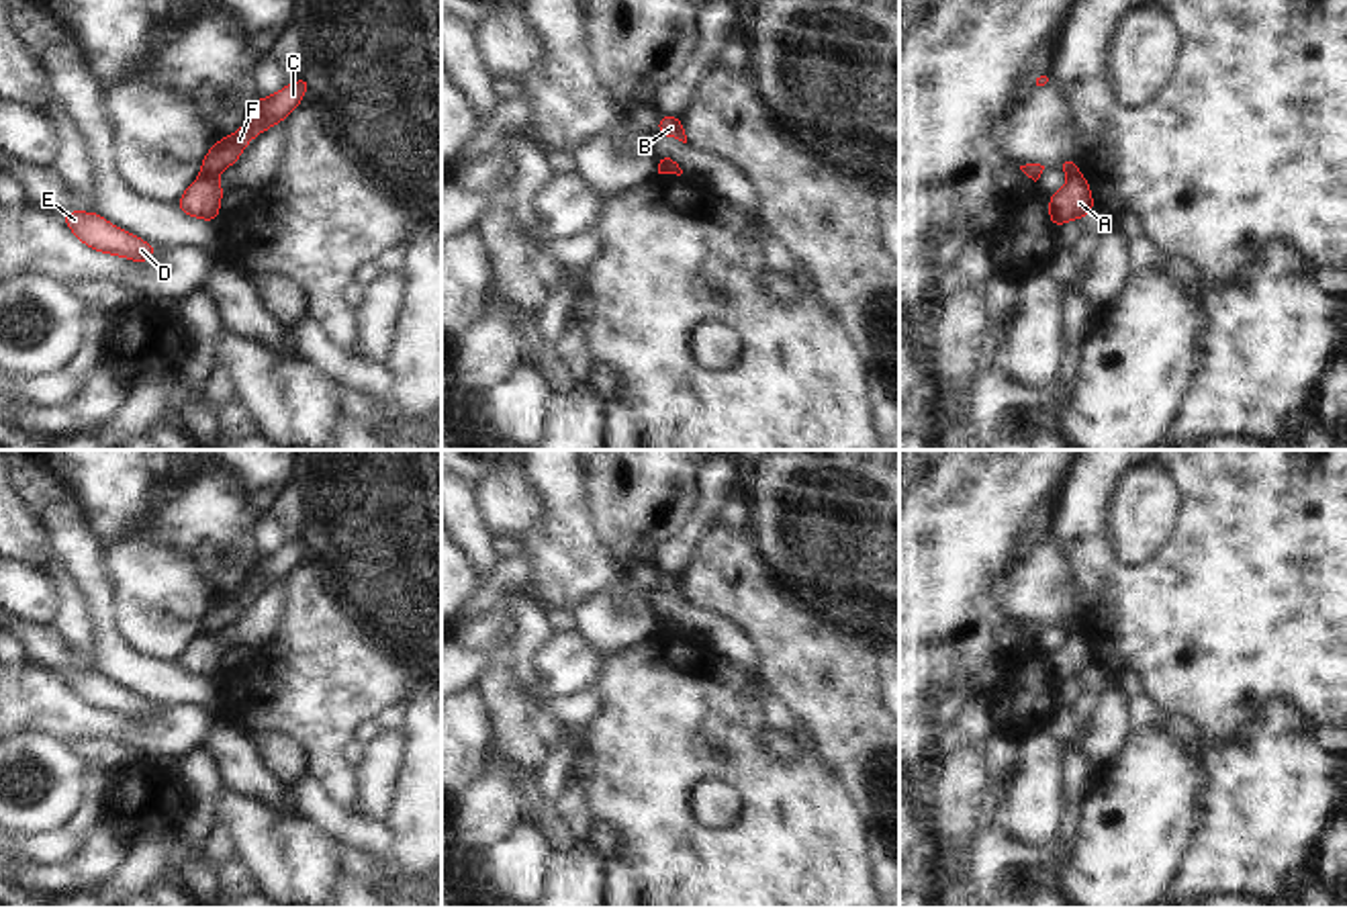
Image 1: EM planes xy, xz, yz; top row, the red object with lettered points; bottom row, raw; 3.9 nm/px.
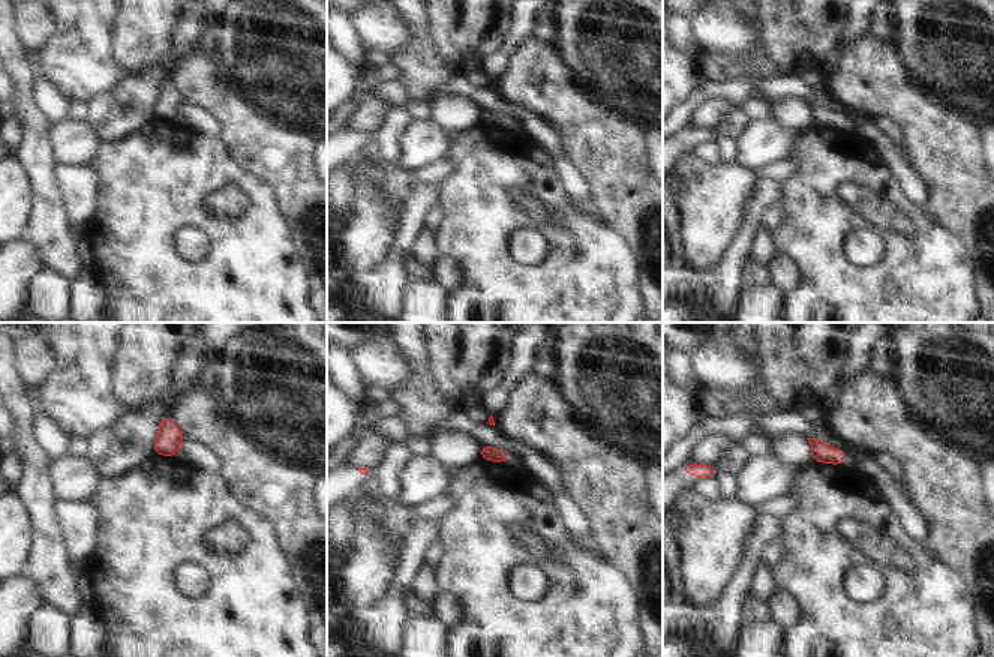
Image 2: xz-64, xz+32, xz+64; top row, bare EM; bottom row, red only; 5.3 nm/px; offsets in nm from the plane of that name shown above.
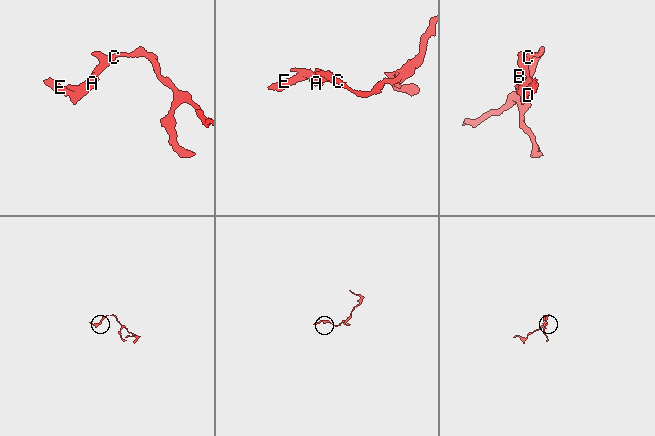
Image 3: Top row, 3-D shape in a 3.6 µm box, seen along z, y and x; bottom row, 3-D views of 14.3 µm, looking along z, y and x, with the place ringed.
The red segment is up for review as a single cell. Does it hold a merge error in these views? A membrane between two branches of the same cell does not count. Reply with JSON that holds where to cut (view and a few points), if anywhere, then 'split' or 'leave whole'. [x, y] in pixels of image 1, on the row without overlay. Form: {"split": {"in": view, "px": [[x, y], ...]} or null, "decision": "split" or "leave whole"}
{"split": {"in": "xy", "px": [[201, 628], [213, 634]]}, "decision": "split"}

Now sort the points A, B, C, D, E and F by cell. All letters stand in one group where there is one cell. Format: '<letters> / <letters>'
A D E / B C F

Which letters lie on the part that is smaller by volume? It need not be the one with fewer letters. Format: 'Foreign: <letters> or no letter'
Foreign: A, D, E

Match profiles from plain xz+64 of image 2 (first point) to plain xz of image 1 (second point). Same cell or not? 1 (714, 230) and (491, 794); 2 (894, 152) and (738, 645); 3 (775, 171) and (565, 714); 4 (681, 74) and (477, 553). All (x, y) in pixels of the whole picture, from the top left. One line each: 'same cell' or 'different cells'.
1: same cell
2: same cell
3: same cell
4: different cells

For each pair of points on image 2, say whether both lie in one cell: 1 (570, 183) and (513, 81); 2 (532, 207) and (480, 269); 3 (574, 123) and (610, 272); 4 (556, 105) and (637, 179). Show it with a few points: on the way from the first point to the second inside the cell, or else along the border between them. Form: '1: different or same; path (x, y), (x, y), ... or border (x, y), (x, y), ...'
1: different; border (496, 92), (510, 101), (534, 110), (546, 120)
2: same; path (514, 216), (482, 251)
3: different; border (588, 201), (589, 209), (622, 237)
4: same; path (576, 119), (618, 161)

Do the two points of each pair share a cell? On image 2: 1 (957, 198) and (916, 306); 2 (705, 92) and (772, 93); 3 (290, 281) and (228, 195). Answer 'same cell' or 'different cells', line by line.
1: different cells
2: same cell
3: same cell

